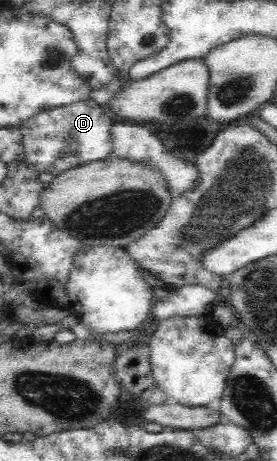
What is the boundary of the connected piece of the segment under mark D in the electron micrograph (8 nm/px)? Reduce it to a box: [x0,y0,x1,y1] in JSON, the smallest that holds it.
[19,99,114,176]

